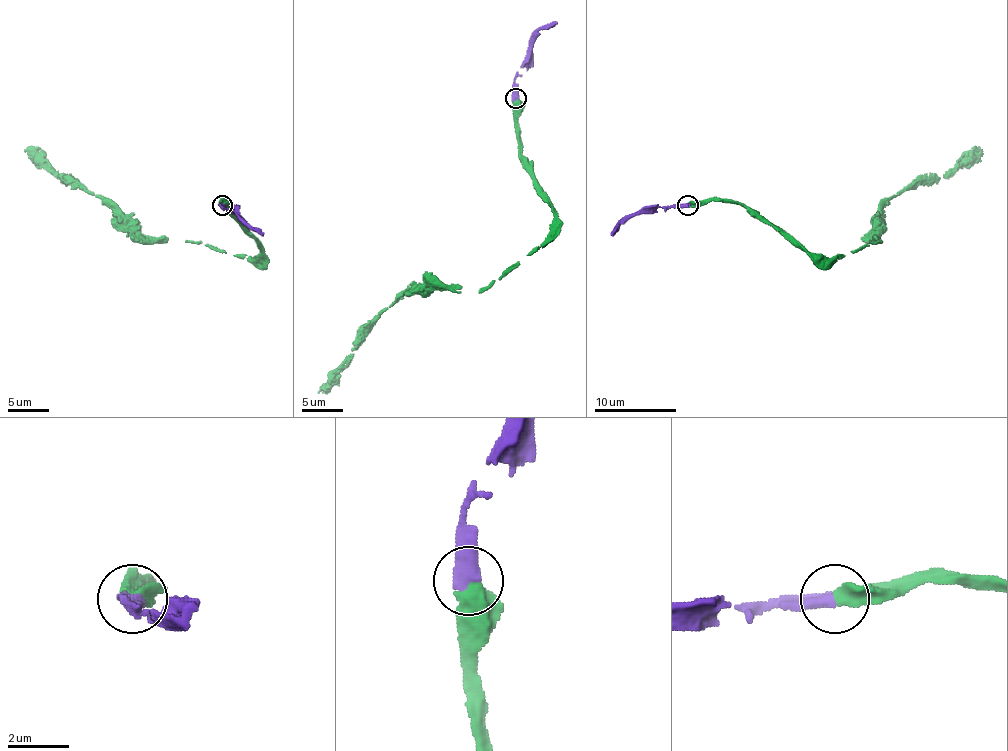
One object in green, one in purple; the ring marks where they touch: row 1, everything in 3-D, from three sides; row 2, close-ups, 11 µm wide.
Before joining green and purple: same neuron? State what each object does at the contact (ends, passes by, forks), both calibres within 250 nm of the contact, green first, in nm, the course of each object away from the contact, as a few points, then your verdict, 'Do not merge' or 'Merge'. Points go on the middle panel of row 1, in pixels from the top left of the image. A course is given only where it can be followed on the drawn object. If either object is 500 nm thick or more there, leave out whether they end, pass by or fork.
Thickness 550 nm (green) against 550 nm. Course of green: (516, 97), (520, 152), (551, 203), (547, 240), (485, 287), (408, 289), (318, 393). Course of purple: (516, 97), (514, 77), (528, 42), (542, 28), (551, 28), (557, 22). Merge

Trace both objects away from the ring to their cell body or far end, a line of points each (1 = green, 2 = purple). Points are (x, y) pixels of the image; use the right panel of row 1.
1: (687, 204), (742, 202), (809, 253), (830, 257), (876, 241), (879, 213), (891, 198), (948, 178), (982, 149)
2: (687, 204), (632, 213), (612, 235)

